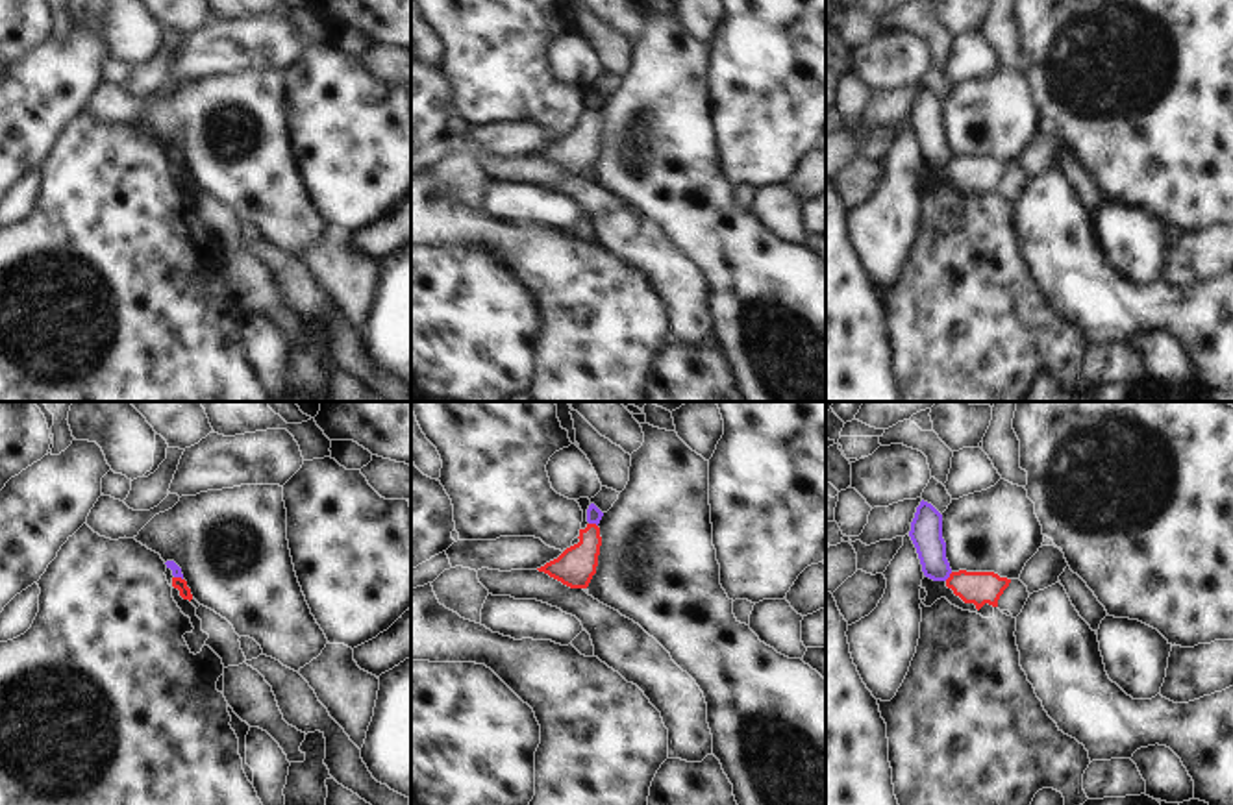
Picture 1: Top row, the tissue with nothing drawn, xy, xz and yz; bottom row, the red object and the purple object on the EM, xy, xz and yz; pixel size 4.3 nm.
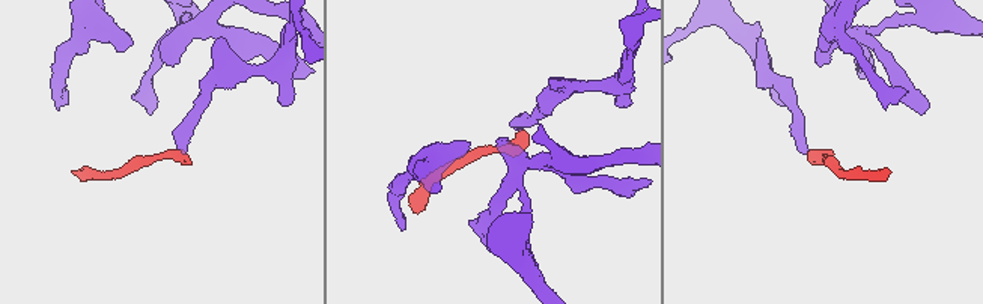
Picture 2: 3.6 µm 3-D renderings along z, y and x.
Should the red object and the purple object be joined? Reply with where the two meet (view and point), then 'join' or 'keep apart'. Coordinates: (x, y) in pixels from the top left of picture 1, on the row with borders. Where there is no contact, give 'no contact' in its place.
contact xz (593, 524); keep apart

